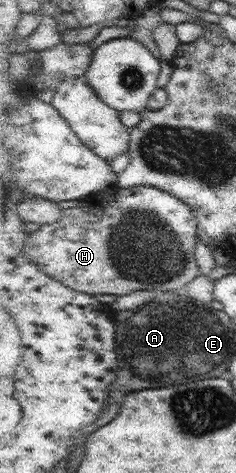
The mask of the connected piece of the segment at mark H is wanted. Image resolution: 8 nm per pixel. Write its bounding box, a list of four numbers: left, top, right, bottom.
[26,183,200,296]

